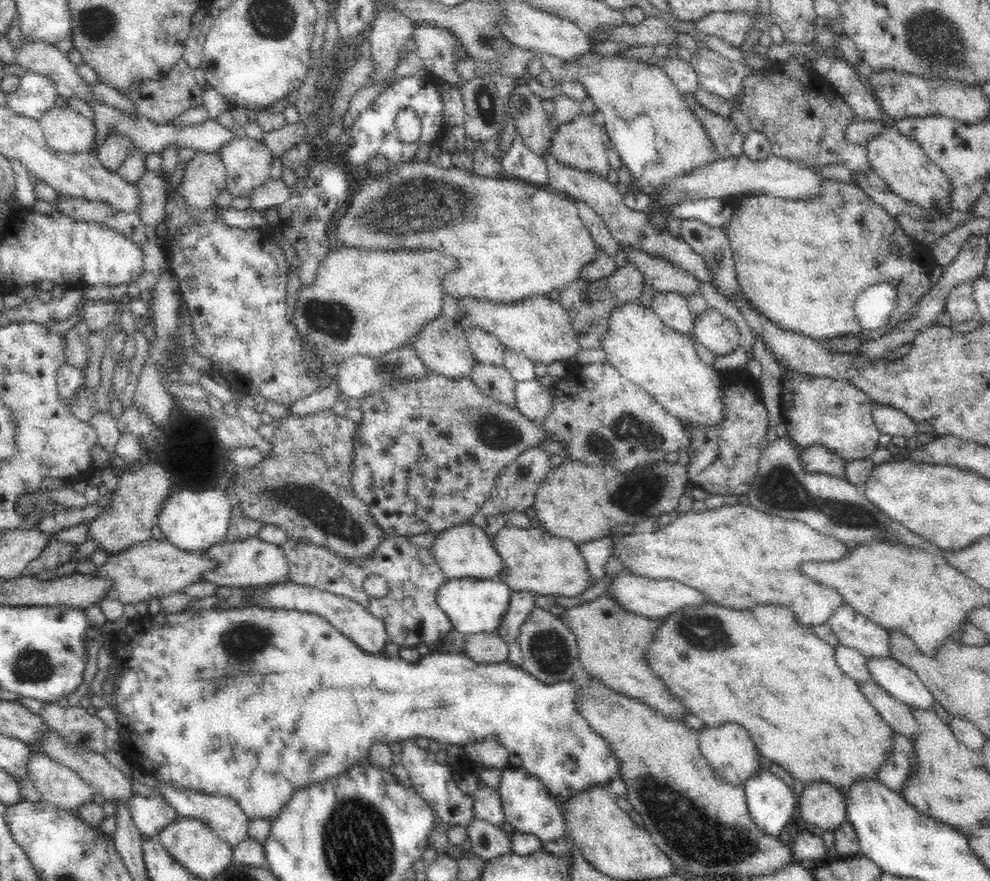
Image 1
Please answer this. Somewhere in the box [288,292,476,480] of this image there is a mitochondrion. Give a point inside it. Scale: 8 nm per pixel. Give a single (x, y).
(336, 320)

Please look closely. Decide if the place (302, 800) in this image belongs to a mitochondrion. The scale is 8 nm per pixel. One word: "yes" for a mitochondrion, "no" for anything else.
no

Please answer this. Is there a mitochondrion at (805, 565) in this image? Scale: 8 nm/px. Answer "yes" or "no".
no

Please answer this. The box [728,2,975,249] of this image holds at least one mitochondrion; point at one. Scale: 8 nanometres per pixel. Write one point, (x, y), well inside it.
(930, 35)

